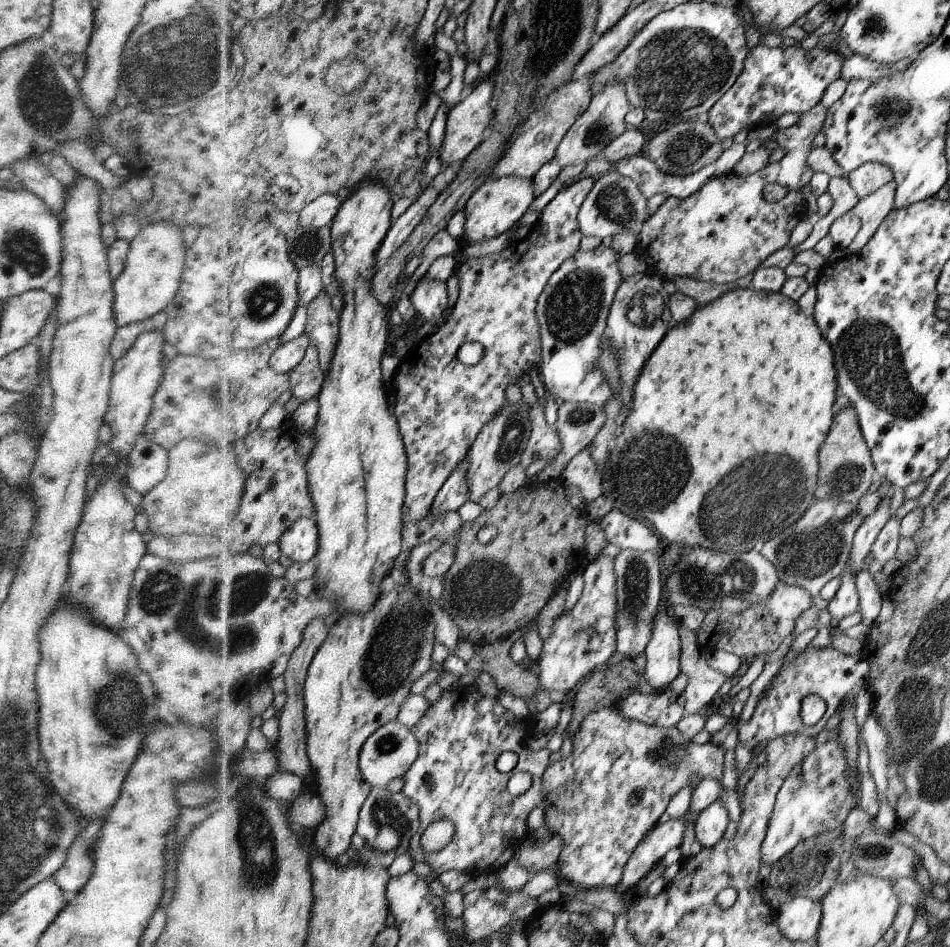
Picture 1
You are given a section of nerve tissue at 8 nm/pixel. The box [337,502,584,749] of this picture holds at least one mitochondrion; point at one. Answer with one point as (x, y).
(391, 653)

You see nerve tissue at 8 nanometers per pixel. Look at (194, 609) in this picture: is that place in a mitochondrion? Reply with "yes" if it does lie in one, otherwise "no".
yes

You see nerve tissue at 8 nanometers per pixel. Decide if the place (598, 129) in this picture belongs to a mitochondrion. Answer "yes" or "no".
yes

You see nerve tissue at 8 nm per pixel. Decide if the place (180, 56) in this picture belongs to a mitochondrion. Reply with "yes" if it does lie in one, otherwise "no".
yes

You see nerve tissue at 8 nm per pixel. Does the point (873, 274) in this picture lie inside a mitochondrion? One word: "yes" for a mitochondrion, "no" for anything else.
no

